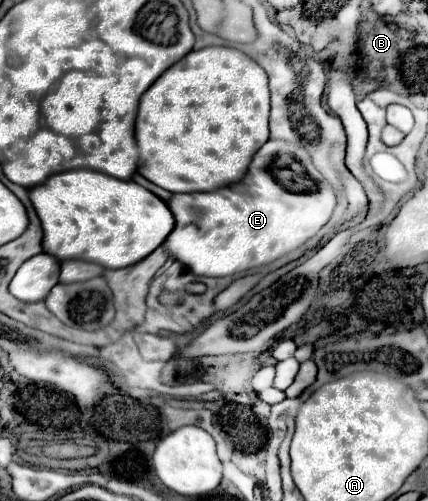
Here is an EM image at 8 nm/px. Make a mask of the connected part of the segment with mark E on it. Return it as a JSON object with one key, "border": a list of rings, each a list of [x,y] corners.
{"border":[[[264,145],[254,155],[246,181],[234,187],[220,187],[216,191],[208,193],[176,193],[168,201],[168,207],[176,219],[174,231],[166,237],[162,243],[166,253],[180,261],[188,271],[202,277],[228,277],[234,273],[244,273],[256,267],[264,267],[298,247],[302,247],[308,239],[312,239],[332,217],[336,207],[336,195],[330,187],[330,183],[320,183],[320,191],[316,193],[298,193],[298,197],[292,197],[292,193],[284,191],[266,171],[268,163],[268,151],[264,151]]]}

